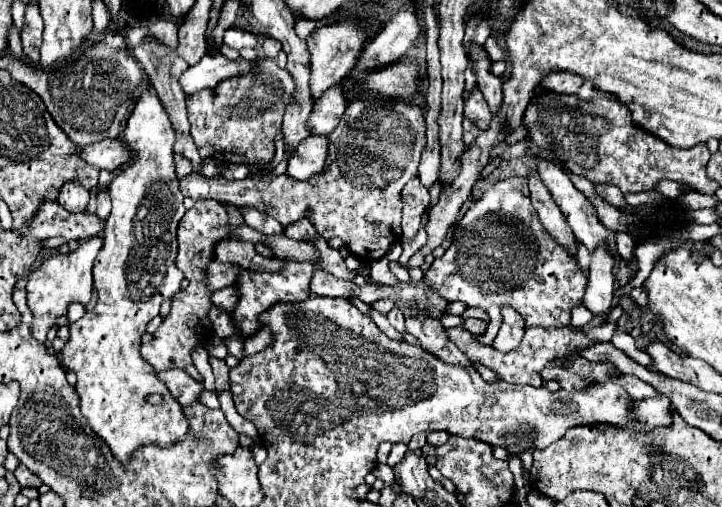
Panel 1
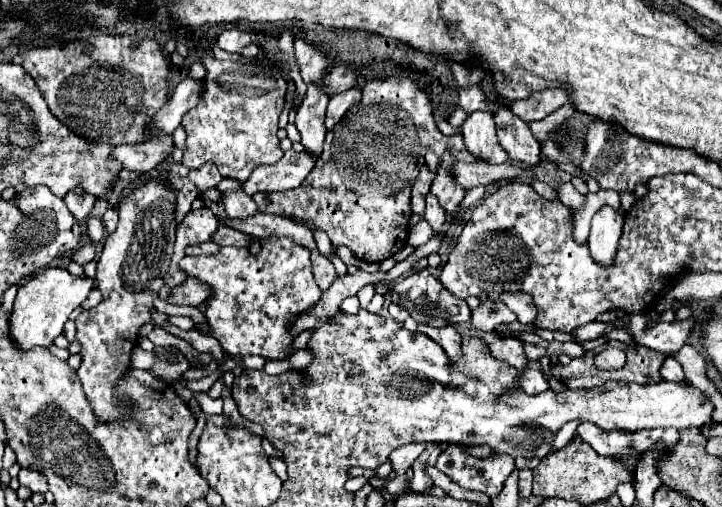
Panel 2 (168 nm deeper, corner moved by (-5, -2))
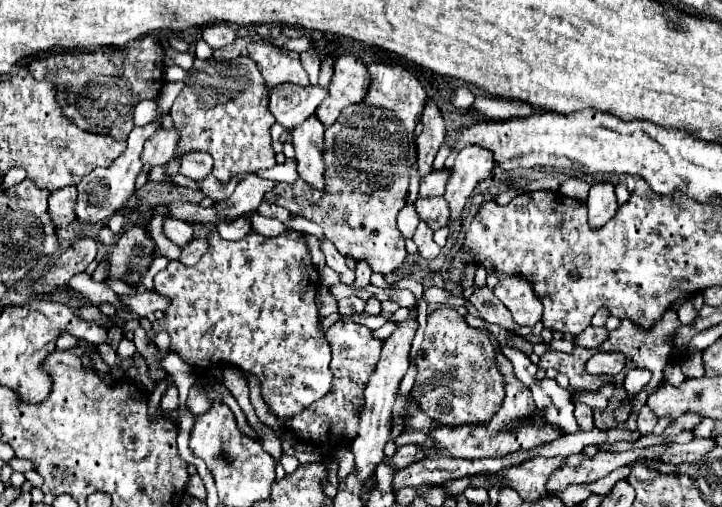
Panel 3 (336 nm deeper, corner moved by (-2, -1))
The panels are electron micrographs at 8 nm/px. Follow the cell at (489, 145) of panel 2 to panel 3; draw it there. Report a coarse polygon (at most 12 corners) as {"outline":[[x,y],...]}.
{"outline":[[482,147],[458,153],[444,193],[450,223],[462,217],[474,187],[490,175]]}

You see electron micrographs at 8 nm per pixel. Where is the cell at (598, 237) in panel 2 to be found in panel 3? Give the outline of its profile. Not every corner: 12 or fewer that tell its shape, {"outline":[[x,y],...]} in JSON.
{"outline":[[594,183],[588,207],[590,227],[602,227],[618,209],[614,185]]}

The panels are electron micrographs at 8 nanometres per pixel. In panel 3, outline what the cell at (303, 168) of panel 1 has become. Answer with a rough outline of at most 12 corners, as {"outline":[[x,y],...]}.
{"outline":[[248,175],[214,203],[220,221],[250,215],[276,183]]}

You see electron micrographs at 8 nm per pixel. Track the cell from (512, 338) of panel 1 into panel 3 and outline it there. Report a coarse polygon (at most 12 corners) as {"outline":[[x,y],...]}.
{"outline":[[522,277],[500,279],[492,291],[518,325],[534,327],[542,303]]}

